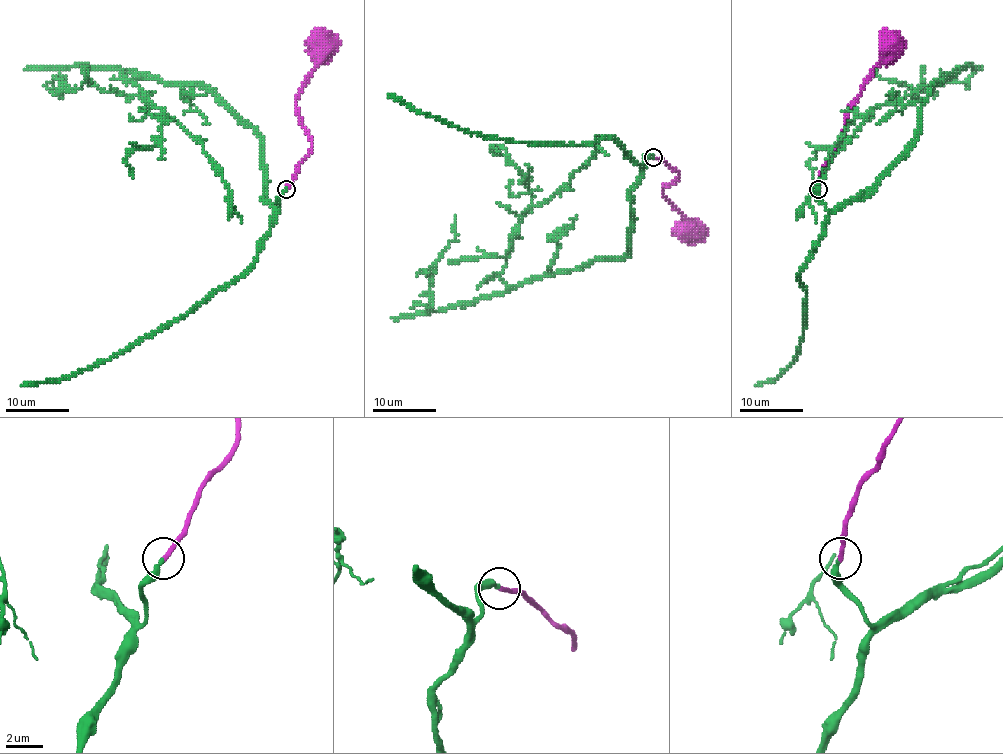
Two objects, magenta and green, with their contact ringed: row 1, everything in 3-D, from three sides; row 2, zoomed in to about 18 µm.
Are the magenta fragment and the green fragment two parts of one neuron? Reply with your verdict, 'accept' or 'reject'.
accept

